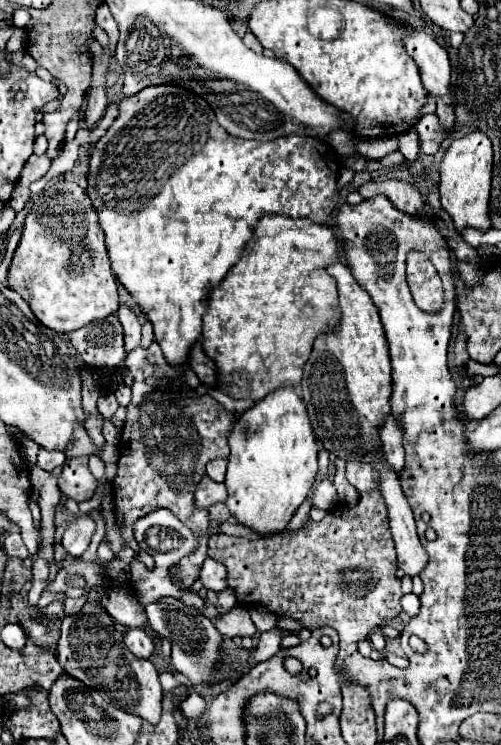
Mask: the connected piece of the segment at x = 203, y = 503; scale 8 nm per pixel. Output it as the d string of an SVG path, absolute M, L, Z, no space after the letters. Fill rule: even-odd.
M203 477L197 485L197 491L195 491L195 505L201 507L201 509L207 509L215 503L223 503L227 499L227 489L223 483L215 483L207 477Z

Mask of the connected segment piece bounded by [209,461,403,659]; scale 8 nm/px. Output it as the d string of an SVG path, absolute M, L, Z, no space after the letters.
M349 461L347 481L359 487L359 503L355 507L341 507L327 511L319 523L307 519L297 531L283 531L273 537L261 537L255 541L243 537L215 535L209 537L209 557L227 567L229 587L237 593L243 607L265 605L271 613L299 621L309 631L323 625L333 627L341 637L341 657L349 657L357 651L357 643L365 639L375 627L381 627L401 613L401 581L395 575L395 545L391 531L387 529L387 505L379 497L379 473L371 469L371 463Z

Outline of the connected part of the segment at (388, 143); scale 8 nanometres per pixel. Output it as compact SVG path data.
M381 137L381 139L357 139L357 151L367 159L381 159L399 149L397 137Z

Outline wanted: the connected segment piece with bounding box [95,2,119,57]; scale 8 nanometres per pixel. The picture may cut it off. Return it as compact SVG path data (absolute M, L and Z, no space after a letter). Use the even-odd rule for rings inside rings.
M103 2L96 11L95 21L97 25L108 34L109 36L109 47L111 50L112 57L115 56L116 45L119 38L118 25L111 15L108 5Z

